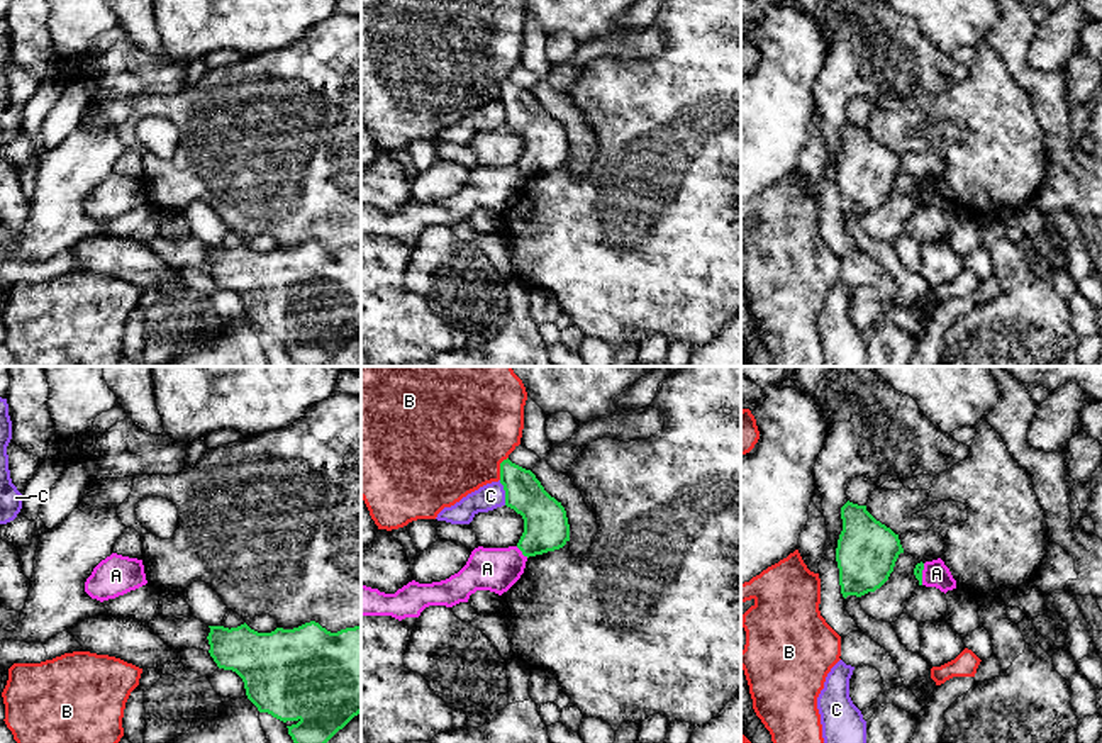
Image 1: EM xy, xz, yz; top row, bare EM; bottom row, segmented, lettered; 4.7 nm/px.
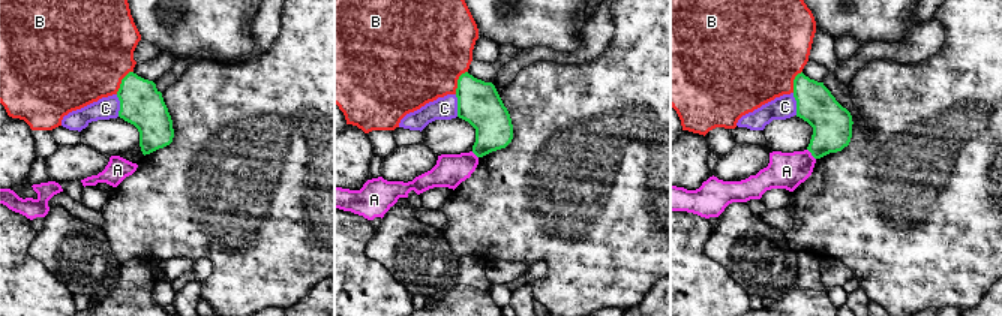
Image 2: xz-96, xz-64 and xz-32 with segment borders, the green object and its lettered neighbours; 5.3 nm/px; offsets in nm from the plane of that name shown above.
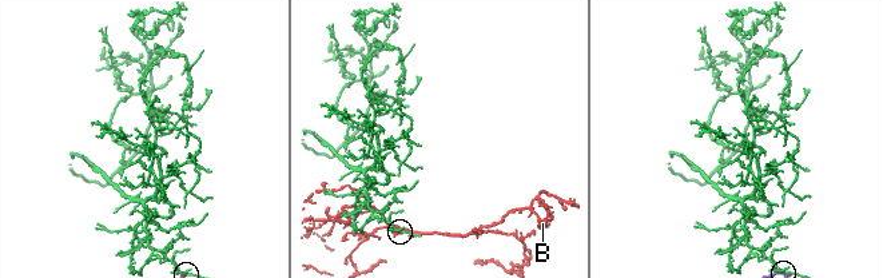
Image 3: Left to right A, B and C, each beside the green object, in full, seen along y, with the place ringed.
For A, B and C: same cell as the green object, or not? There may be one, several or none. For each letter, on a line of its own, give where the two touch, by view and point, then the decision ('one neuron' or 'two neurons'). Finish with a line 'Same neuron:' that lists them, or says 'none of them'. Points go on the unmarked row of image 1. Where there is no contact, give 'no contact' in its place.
A: xz (523, 173) | two neurons
B: xz (500, 89) | two neurons
C: xz (506, 112) | two neurons
Same neuron: none of them

